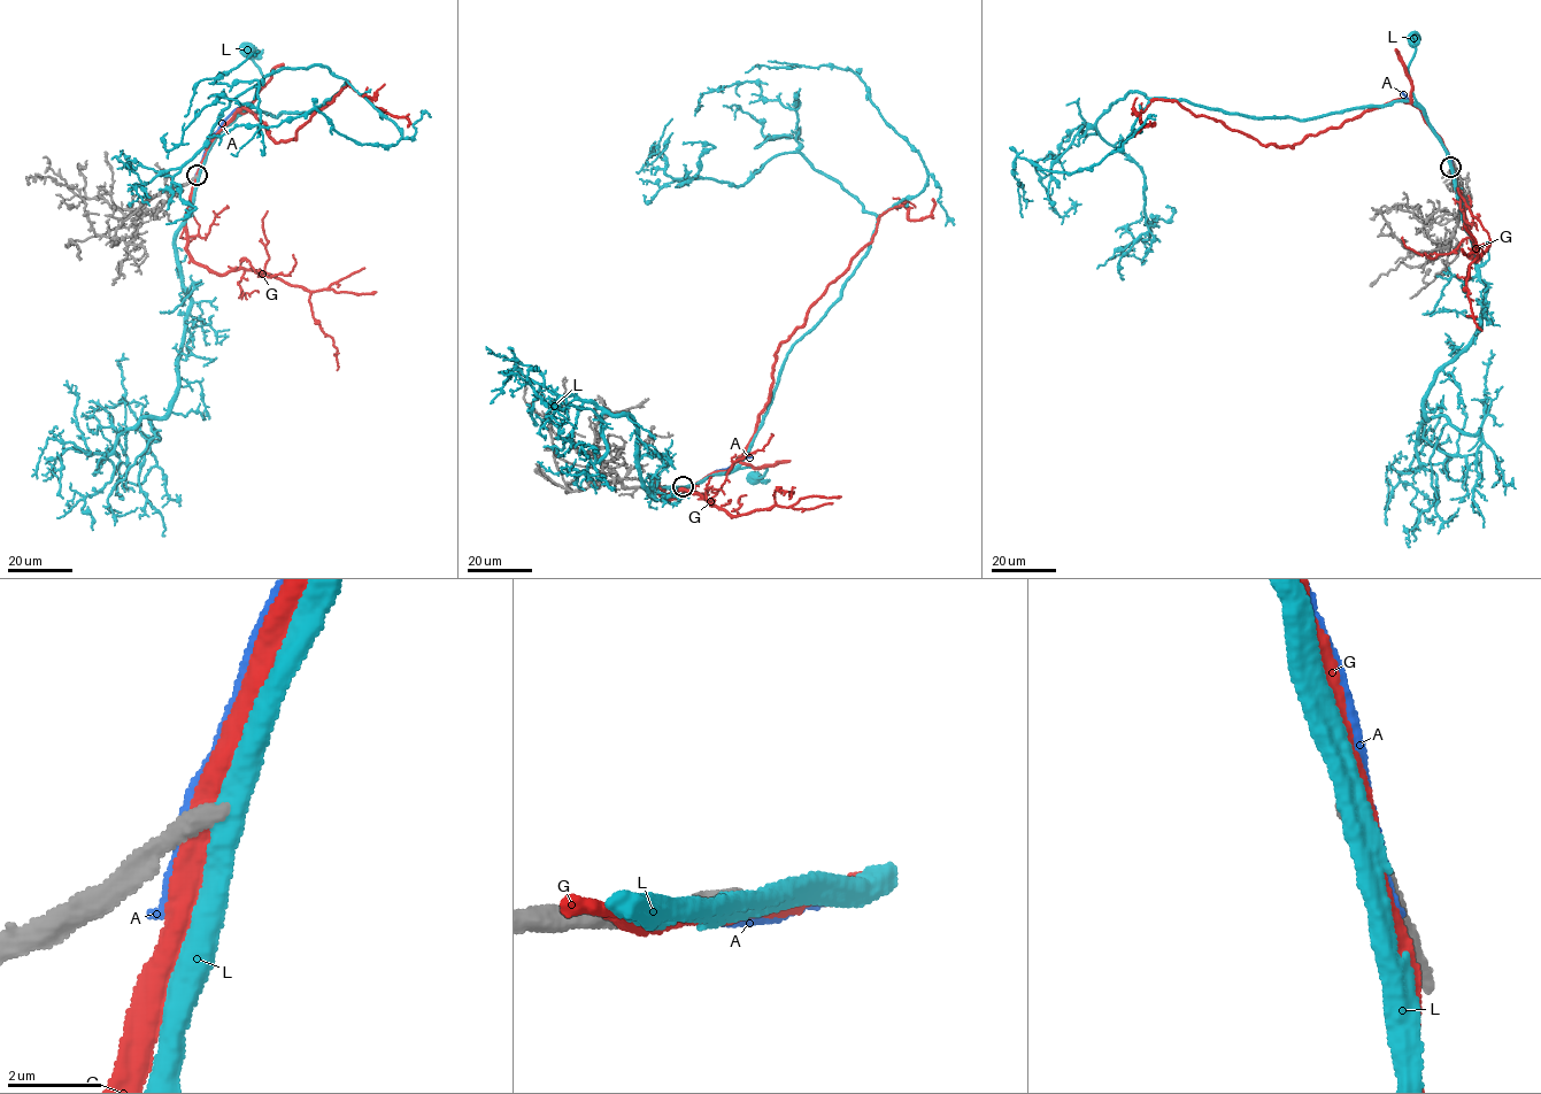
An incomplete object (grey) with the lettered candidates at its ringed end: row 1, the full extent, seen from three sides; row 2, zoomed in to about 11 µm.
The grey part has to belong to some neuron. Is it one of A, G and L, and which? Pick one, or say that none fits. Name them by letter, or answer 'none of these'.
none of these

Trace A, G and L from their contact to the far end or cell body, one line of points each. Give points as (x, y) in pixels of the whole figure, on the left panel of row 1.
A: (194, 177), (220, 126), (231, 114), (251, 102)
G: (197, 177), (206, 149), (241, 108), (276, 141), (295, 139), (348, 82), (408, 125)
L: (197, 176), (206, 152), (254, 98), (263, 79), (247, 49)

